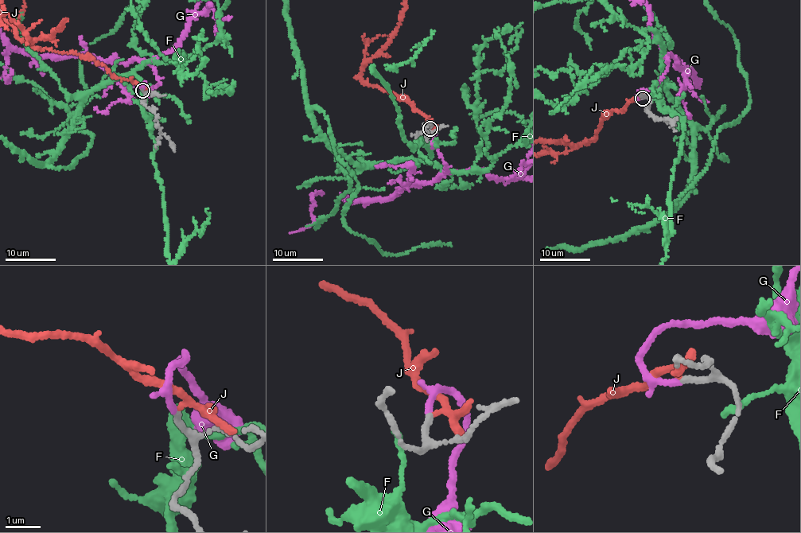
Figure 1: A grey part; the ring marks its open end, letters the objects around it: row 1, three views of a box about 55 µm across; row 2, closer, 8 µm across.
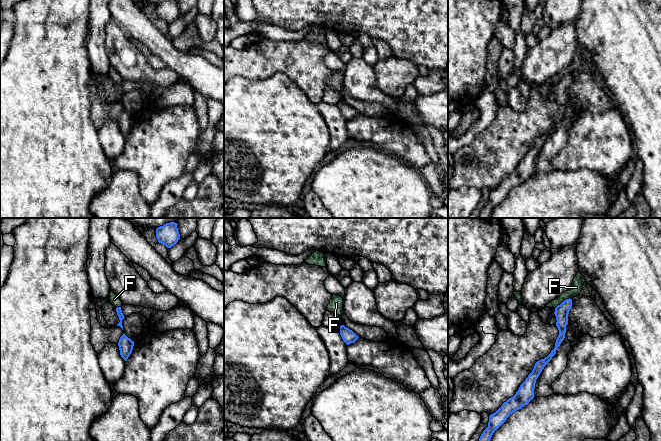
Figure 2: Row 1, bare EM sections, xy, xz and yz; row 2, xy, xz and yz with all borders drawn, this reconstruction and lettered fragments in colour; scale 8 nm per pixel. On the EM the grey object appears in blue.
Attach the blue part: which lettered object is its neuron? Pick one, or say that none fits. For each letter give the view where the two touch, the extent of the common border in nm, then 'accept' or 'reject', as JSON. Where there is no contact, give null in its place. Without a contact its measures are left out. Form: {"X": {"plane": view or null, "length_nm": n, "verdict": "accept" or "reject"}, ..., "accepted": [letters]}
{"F": {"plane": "yz", "length_nm": 160, "verdict": "reject"}, "G": {"plane": null, "verdict": "accept"}, "J": {"plane": null, "verdict": "reject"}, "accepted": ["G"]}

